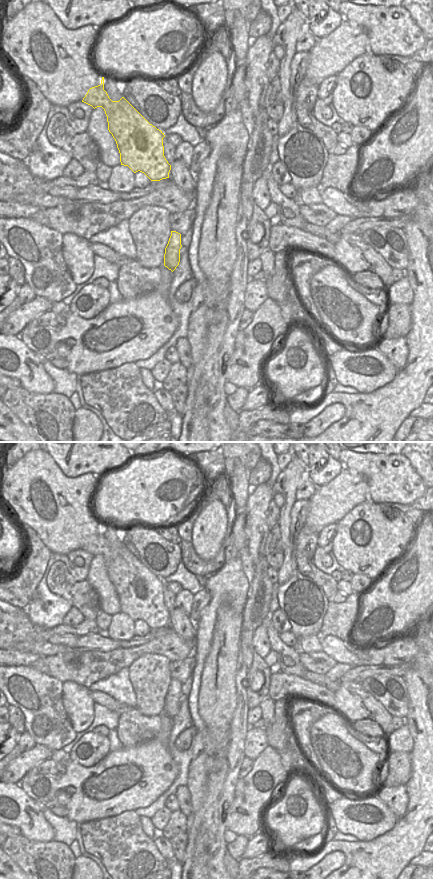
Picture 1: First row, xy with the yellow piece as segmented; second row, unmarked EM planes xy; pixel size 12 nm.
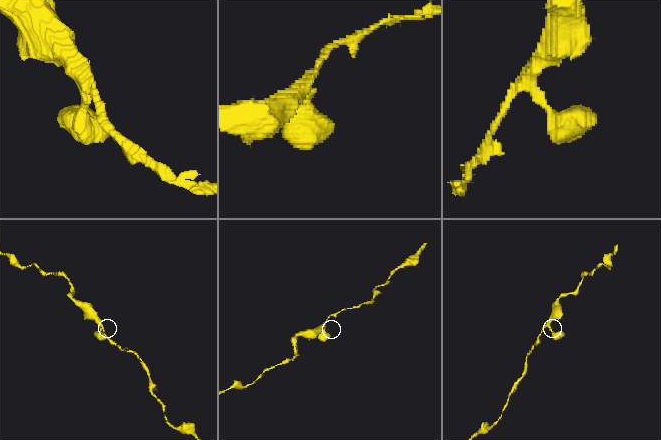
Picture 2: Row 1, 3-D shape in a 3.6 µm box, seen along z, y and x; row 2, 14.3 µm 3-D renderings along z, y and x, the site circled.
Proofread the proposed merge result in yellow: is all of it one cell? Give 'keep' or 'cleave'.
keep

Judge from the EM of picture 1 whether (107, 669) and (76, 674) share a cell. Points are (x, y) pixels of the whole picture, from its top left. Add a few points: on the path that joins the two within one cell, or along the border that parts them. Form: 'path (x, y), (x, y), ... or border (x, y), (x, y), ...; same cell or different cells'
path (99, 667), (89, 667), (84, 671); same cell

